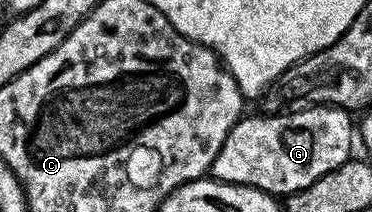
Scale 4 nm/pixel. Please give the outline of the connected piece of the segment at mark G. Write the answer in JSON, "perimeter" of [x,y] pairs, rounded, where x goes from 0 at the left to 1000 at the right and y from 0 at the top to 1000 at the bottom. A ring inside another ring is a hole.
{"perimeter":[[[844,495],[804,533],[742,533],[737,542],[656,547],[616,618],[605,675],[567,769],[565,830],[583,854],[667,873],[731,920],[780,920],[831,882],[863,825],[911,797],[946,736],[944,627],[949,646],[946,538],[901,495]]]}

